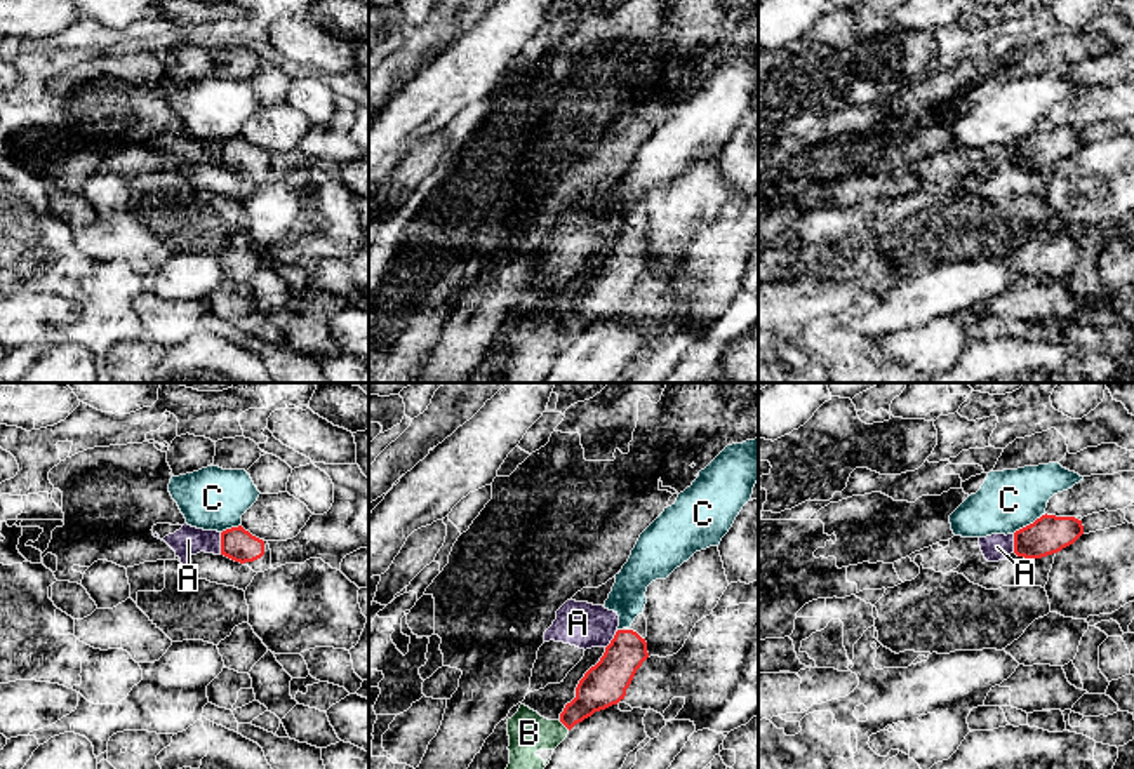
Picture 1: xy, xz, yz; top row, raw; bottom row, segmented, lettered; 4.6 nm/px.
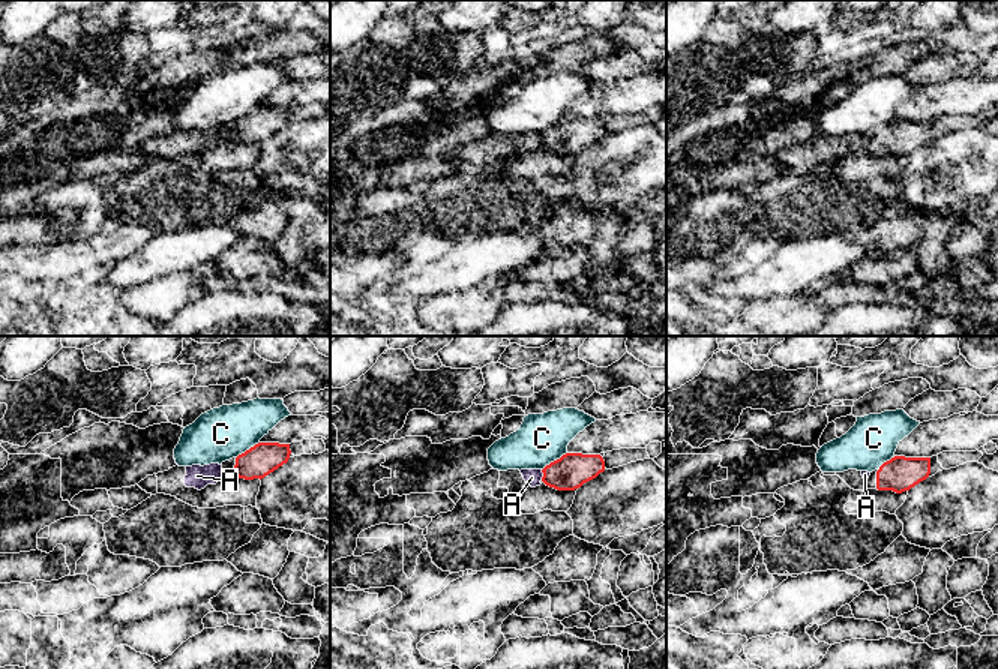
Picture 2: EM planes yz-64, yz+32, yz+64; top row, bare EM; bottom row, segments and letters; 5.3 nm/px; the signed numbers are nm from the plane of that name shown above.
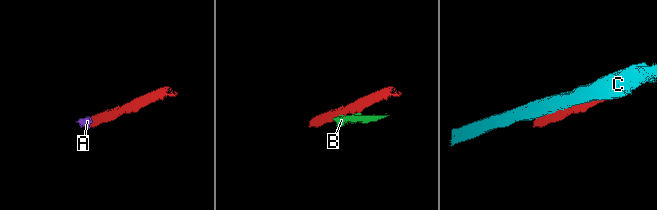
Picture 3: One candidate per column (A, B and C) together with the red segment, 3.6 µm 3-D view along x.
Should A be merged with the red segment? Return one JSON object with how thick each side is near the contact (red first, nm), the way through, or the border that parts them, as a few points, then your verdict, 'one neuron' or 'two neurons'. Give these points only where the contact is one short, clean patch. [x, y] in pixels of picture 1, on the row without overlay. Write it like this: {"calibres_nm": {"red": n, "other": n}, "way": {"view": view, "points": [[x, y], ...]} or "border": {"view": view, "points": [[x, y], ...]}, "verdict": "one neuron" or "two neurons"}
{"calibres_nm": {"red": 150, "other": 130}, "border": {"view": "xy", "points": [[220, 143], [221, 164]]}, "verdict": "two neurons"}

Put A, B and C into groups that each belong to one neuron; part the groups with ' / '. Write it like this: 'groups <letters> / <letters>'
groups A / B / C

